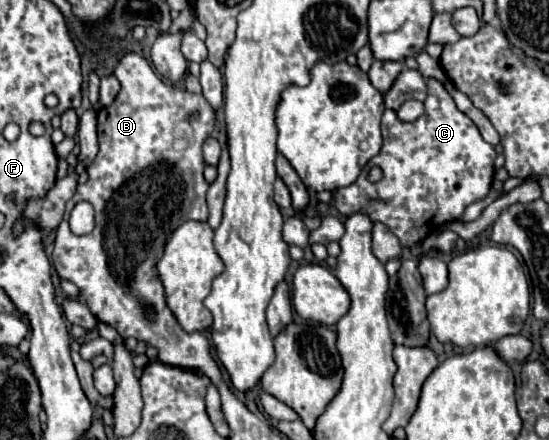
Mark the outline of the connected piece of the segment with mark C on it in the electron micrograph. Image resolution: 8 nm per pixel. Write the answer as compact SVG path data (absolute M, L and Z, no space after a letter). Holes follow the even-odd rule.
M428 77L426 87L428 87L428 97L424 101L426 109L424 115L412 123L404 123L396 117L396 111L386 109L382 115L384 145L380 153L374 159L370 159L370 163L366 163L354 185L340 187L334 191L334 205L344 217L350 217L354 213L364 213L372 221L388 225L388 229L400 239L402 247L412 247L416 243L422 243L440 225L456 221L468 205L484 199L490 193L494 179L494 157L496 157L494 147L486 143L478 133L476 125L462 111L456 109L452 97L446 93L440 81ZM372 167L382 169L382 179L376 183L368 181L368 173Z

